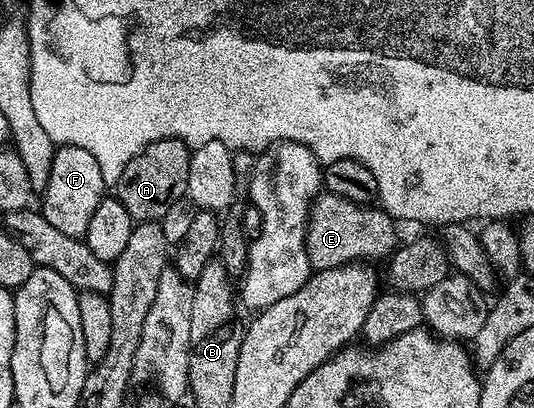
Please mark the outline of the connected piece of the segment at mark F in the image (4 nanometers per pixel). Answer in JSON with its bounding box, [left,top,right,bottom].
[41,144,105,237]

